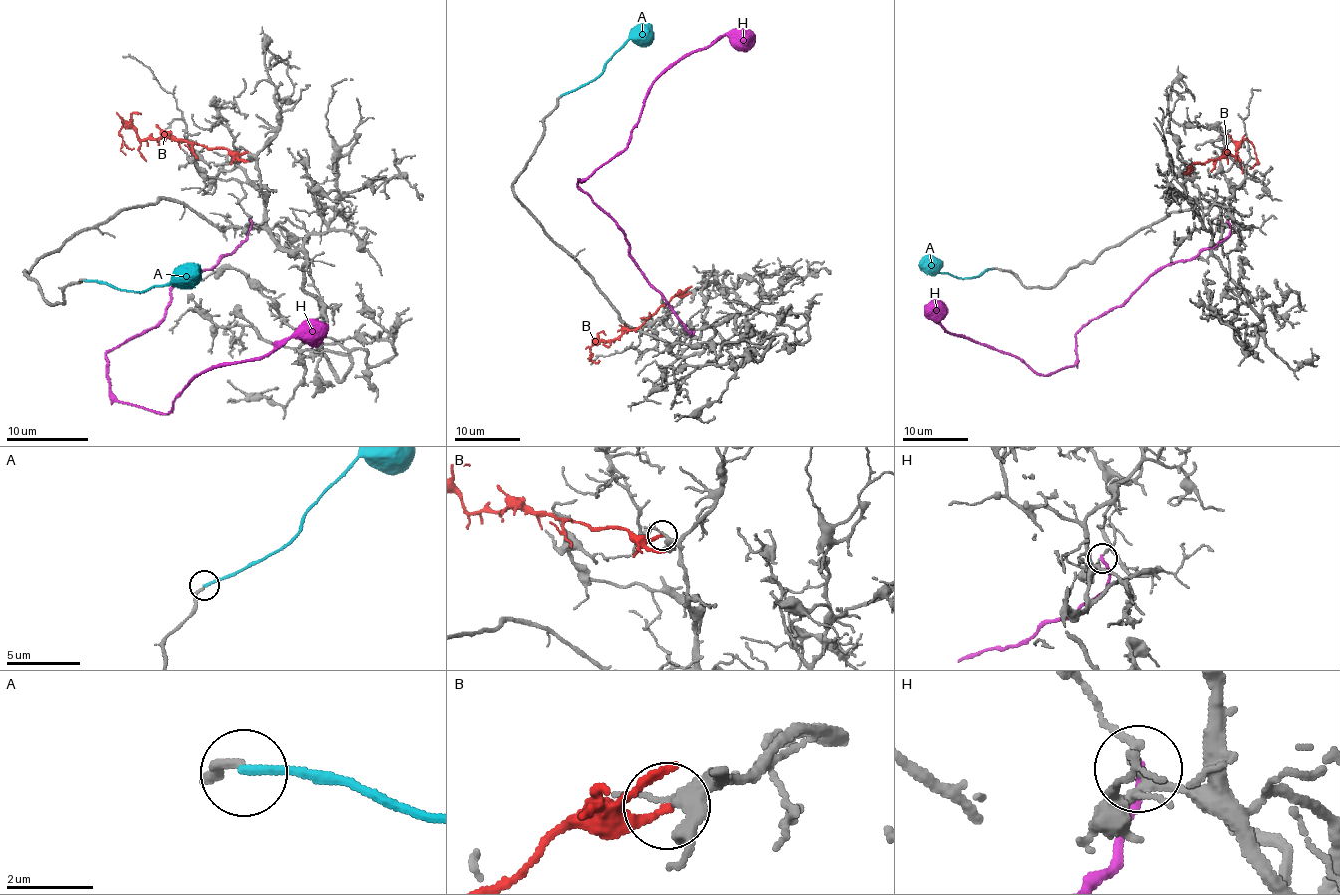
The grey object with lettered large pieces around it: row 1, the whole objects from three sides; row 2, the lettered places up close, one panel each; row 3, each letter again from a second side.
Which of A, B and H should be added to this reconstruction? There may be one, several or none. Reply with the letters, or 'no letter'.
no letter

